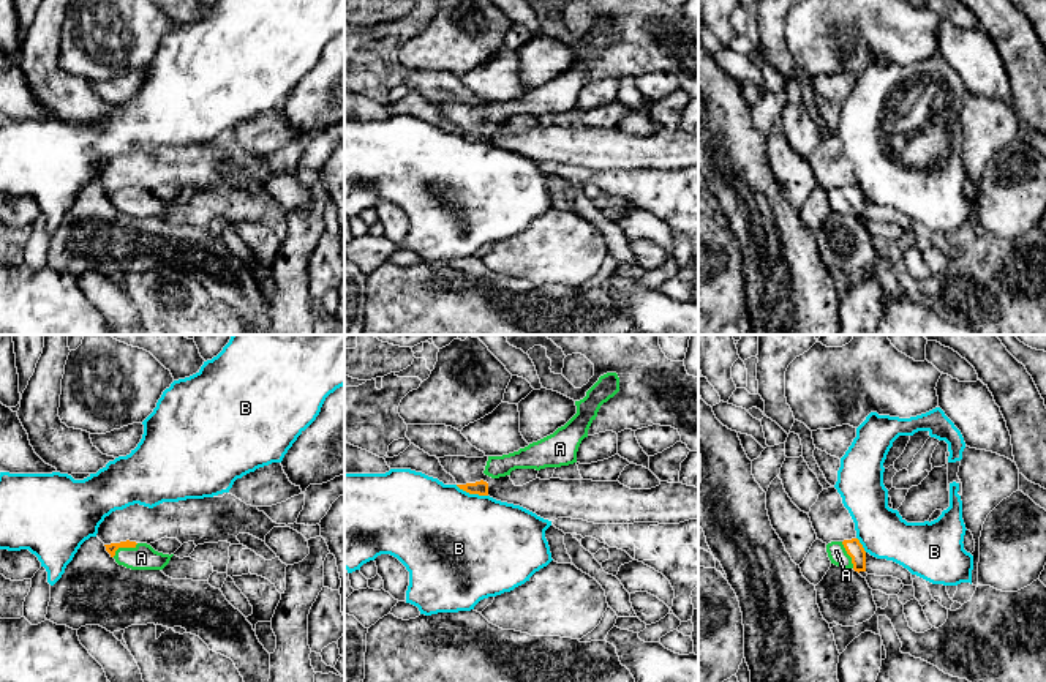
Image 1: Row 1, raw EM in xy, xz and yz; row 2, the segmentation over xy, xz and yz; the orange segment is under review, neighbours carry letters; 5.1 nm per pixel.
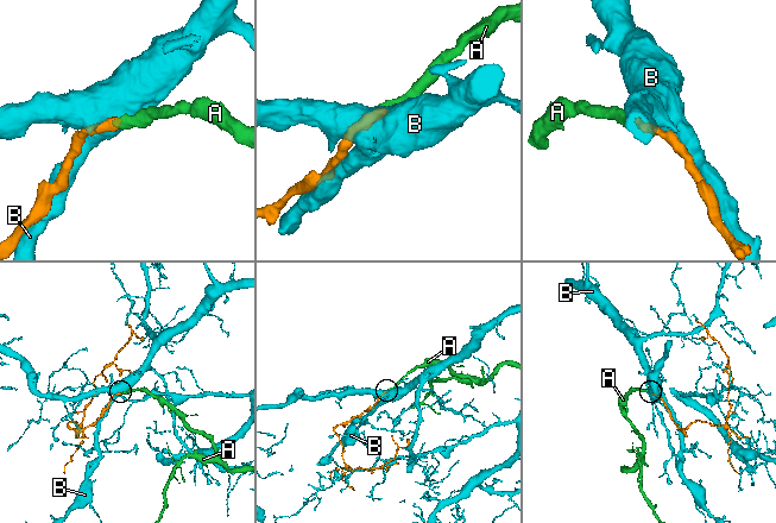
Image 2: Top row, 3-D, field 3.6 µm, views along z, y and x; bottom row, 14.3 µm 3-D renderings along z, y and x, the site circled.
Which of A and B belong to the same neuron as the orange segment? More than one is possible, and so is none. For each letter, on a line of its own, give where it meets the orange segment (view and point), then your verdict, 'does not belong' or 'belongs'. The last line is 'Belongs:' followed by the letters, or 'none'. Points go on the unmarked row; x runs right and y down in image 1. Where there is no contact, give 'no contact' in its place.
A: meets orange in xy at (124, 193); belongs
B: meets orange in xz at (471, 139); does not belong
Belongs: A

